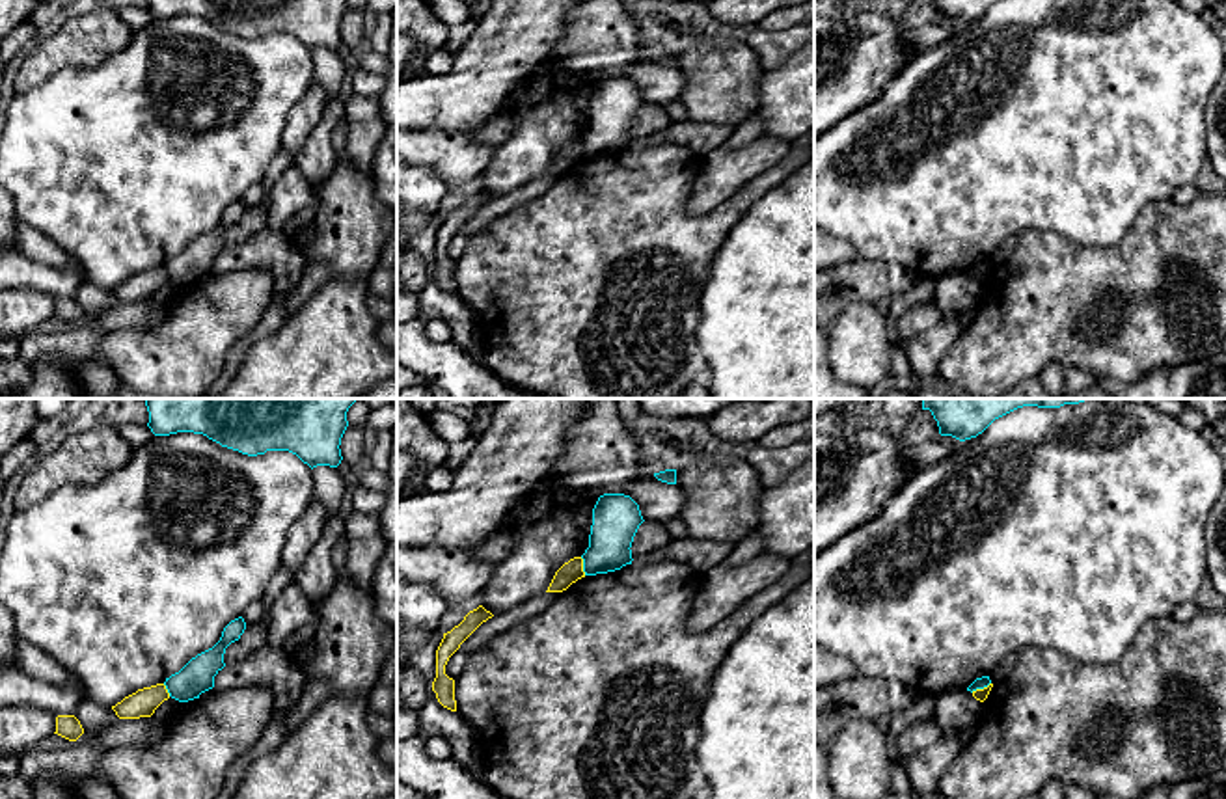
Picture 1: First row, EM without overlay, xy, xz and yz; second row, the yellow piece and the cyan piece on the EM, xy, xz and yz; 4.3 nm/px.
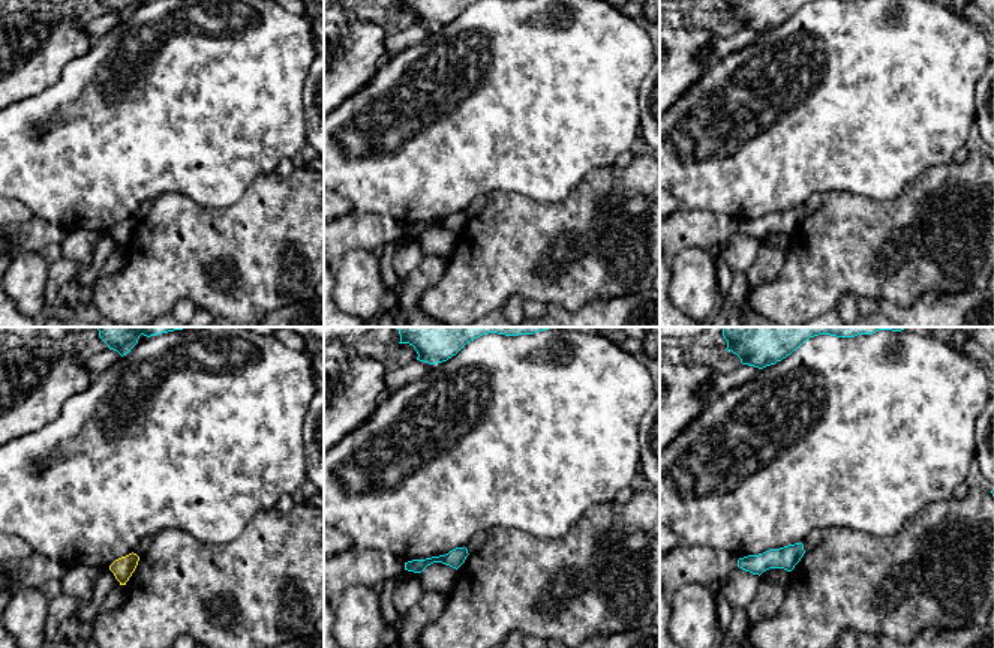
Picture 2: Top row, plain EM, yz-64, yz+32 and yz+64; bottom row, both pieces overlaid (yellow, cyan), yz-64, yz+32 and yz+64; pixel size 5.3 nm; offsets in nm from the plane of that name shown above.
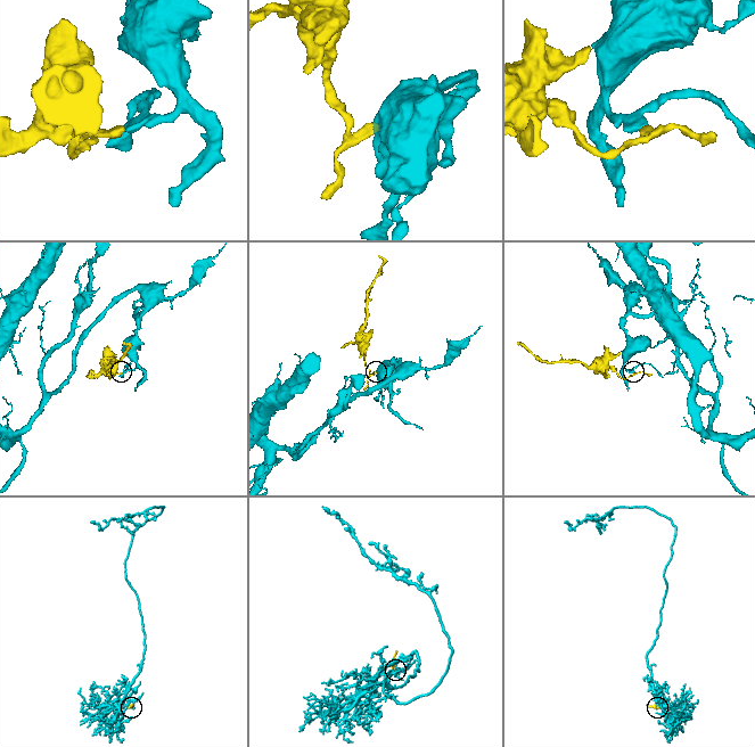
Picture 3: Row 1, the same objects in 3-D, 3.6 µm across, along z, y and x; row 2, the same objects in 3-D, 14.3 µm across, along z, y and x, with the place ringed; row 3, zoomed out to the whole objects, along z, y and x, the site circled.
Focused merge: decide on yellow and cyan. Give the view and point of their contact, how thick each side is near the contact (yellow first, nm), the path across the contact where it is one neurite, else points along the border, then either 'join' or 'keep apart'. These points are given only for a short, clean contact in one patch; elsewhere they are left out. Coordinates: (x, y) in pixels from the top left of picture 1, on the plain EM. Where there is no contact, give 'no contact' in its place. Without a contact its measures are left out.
contact xz (582, 149); calibres 90 and 200 nm; border xz (580, 140), (585, 157); keep apart

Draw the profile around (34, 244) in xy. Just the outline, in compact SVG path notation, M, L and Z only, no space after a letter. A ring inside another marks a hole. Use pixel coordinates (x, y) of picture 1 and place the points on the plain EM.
M17 220L17 240L30 259L50 266L73 268L82 274L82 266L67 251L20 220Z

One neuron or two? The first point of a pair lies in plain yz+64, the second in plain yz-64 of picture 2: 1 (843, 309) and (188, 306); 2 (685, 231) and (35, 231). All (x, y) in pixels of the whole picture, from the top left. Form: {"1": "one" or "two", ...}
{"1": "one", "2": "one"}

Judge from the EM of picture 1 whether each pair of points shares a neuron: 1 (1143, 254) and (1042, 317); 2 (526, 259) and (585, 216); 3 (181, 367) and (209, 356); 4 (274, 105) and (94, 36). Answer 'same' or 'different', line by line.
1: same
2: same
3: same
4: different

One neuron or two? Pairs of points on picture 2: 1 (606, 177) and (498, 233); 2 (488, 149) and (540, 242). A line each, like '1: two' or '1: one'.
1: one
2: two

